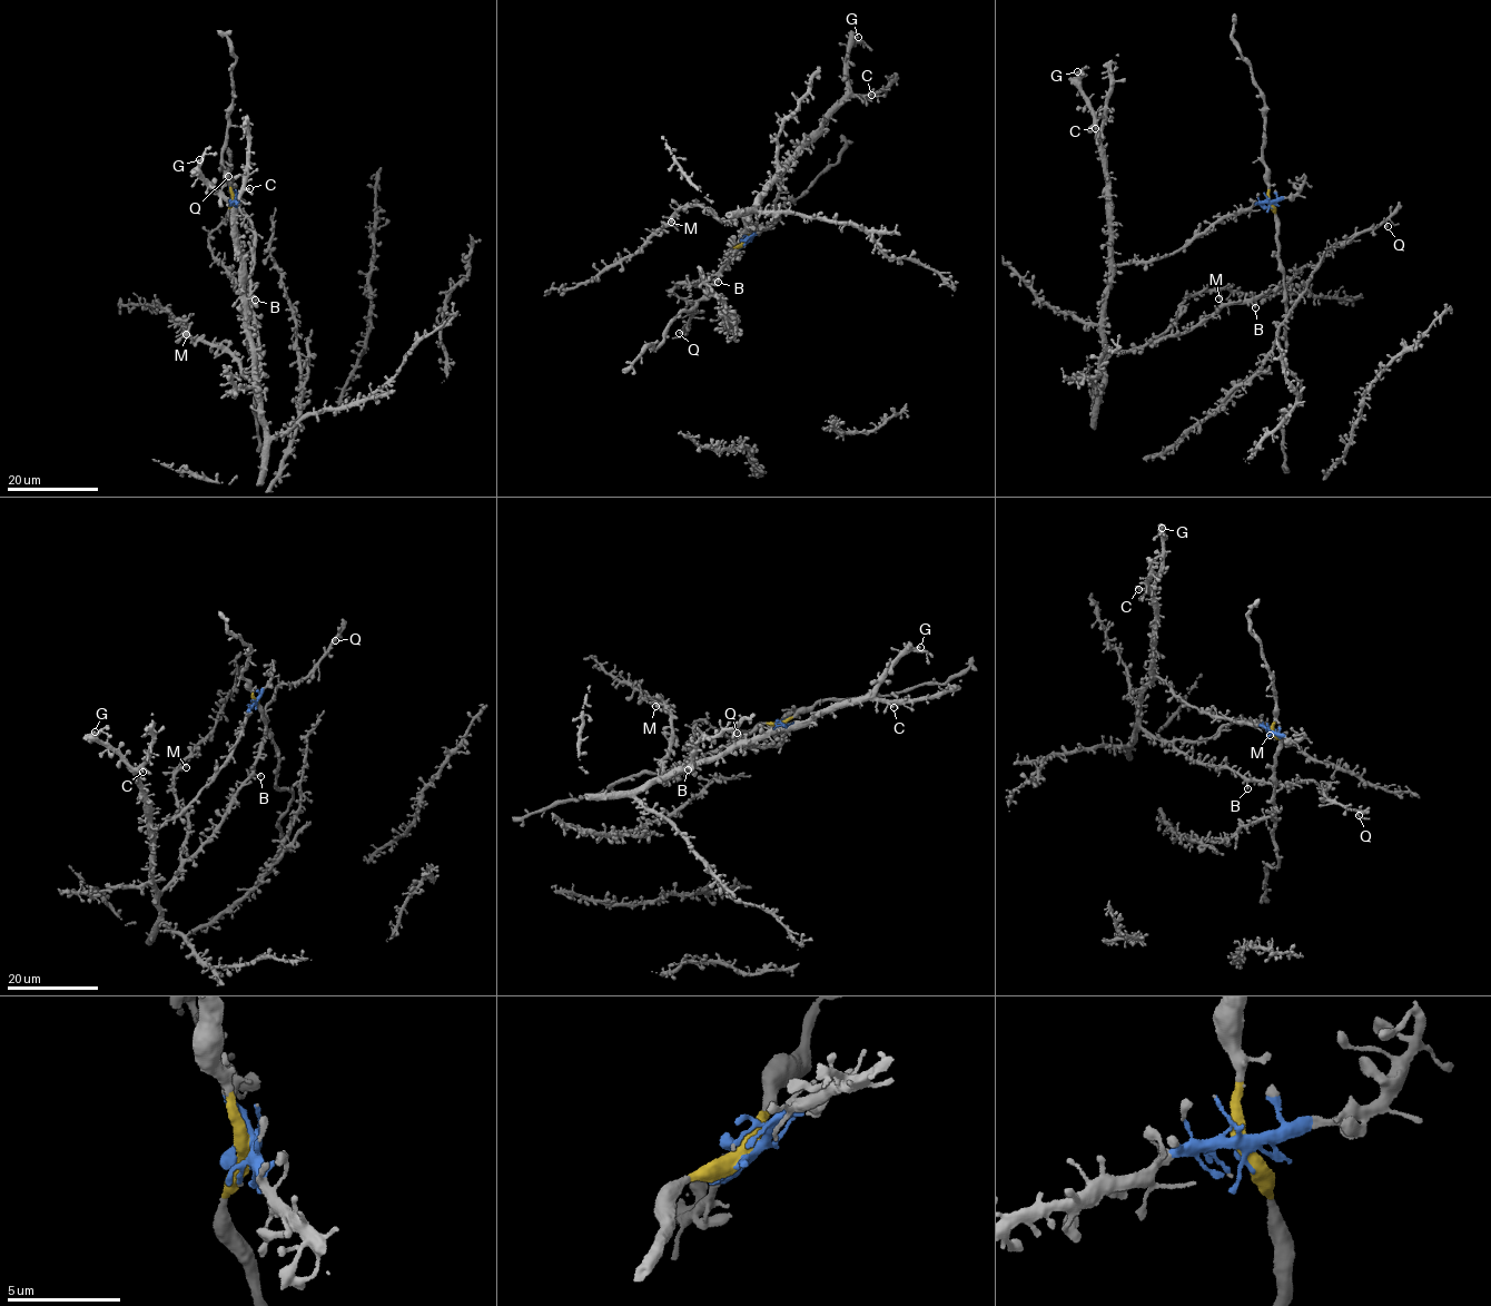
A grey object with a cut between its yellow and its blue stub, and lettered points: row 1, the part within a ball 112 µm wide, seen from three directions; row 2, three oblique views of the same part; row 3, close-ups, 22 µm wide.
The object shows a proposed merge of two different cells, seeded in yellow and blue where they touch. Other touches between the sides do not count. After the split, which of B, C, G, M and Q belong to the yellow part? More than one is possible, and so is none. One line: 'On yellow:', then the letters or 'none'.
On yellow: none

